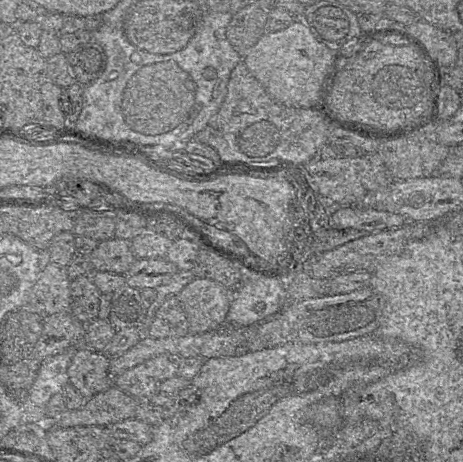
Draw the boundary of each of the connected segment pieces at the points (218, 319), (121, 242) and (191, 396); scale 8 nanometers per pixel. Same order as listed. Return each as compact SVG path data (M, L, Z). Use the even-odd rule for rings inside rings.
M195 278L178 294L188 322L189 334L201 334L224 324L231 291L217 281Z
M113 237L98 243L89 255L95 271L124 274L136 261L130 240Z
M175 376L163 381L149 398L149 402L164 408L173 408L176 404L196 404L200 396L200 390L191 380Z

